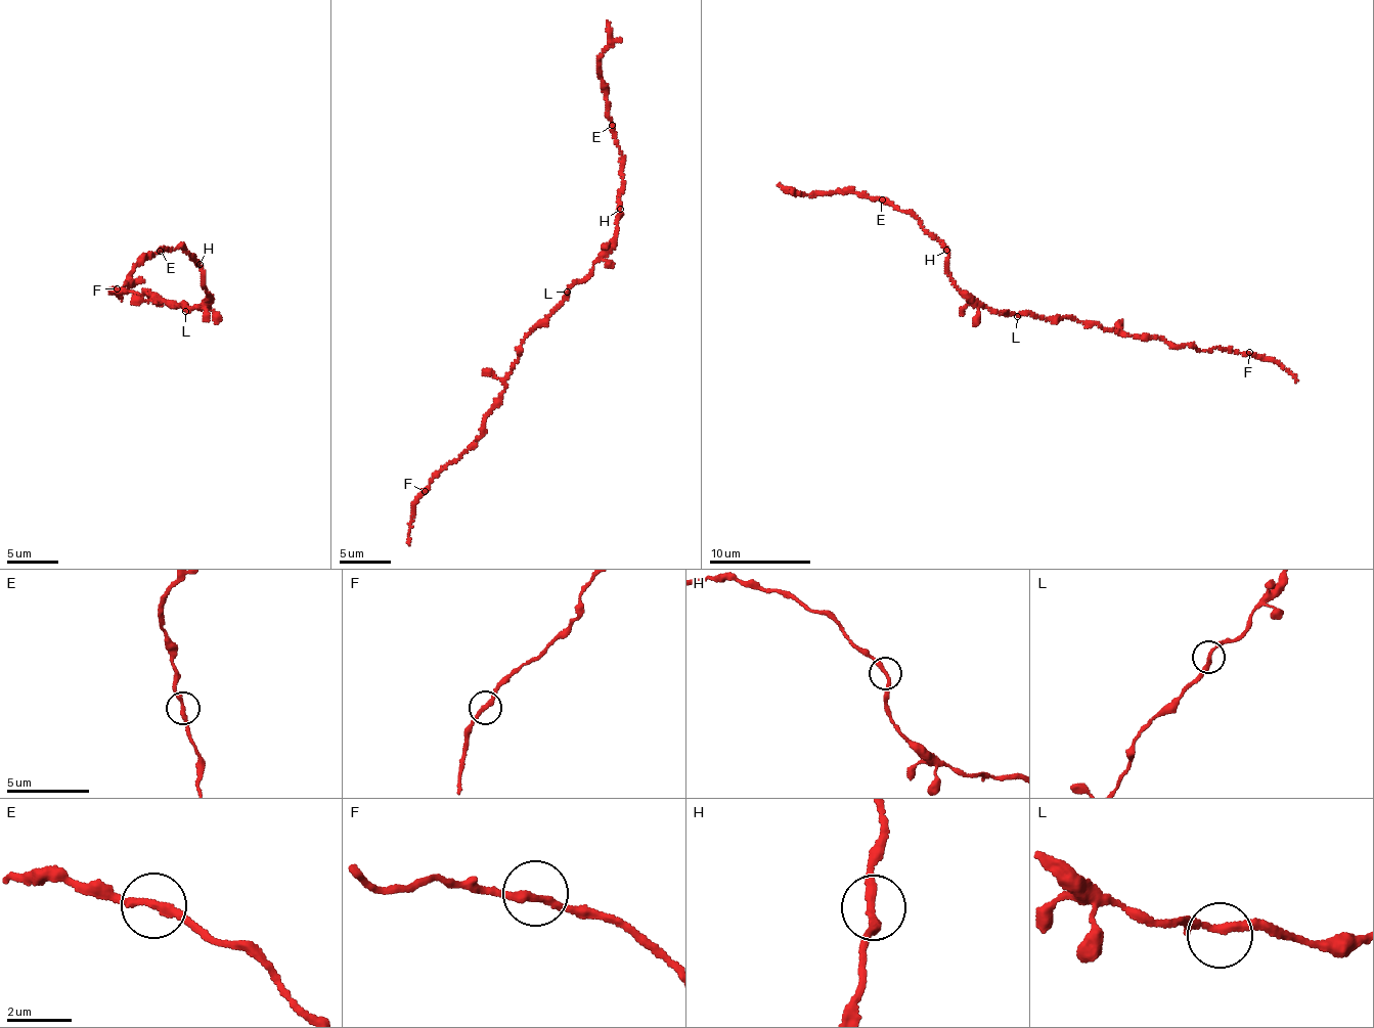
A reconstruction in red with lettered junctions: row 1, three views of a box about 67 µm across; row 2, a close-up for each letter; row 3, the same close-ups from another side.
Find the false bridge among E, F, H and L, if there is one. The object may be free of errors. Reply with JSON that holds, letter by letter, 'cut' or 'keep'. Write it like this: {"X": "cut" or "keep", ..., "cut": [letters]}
{"E": "keep", "F": "keep", "H": "keep", "L": "keep", "cut": []}

